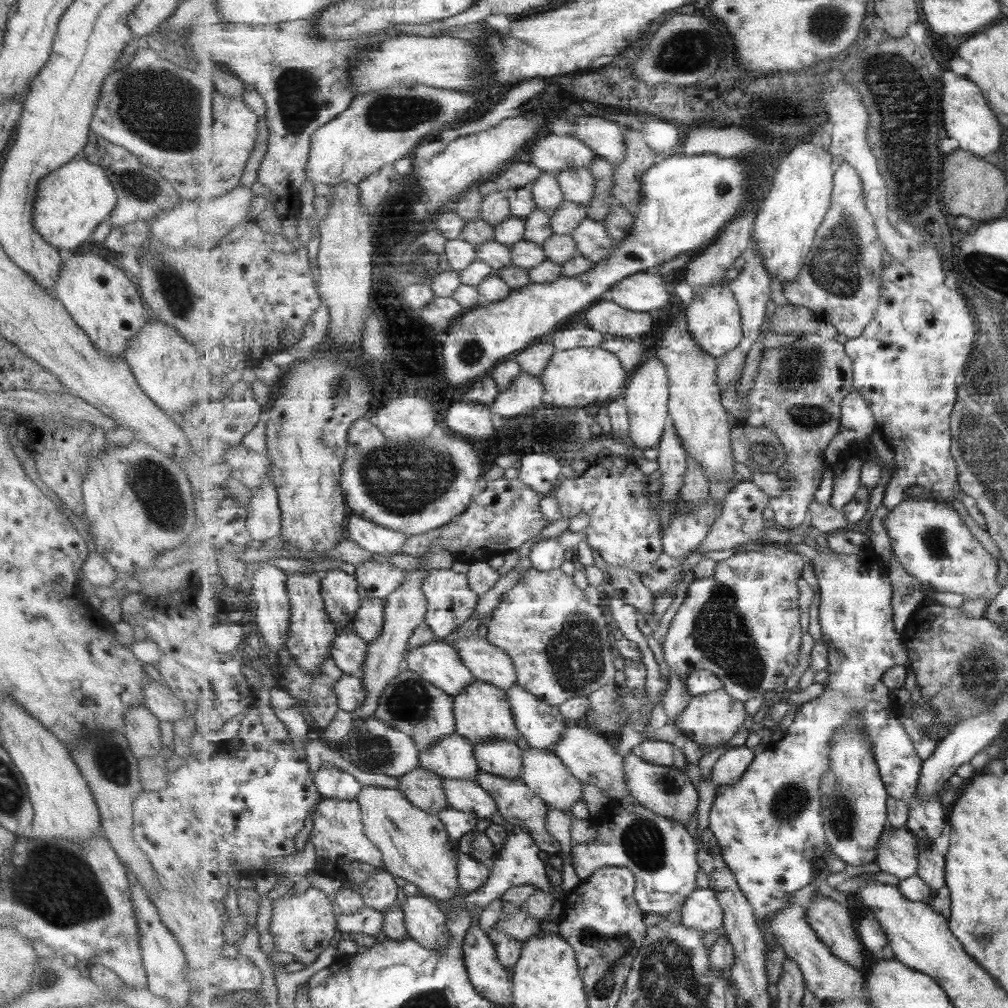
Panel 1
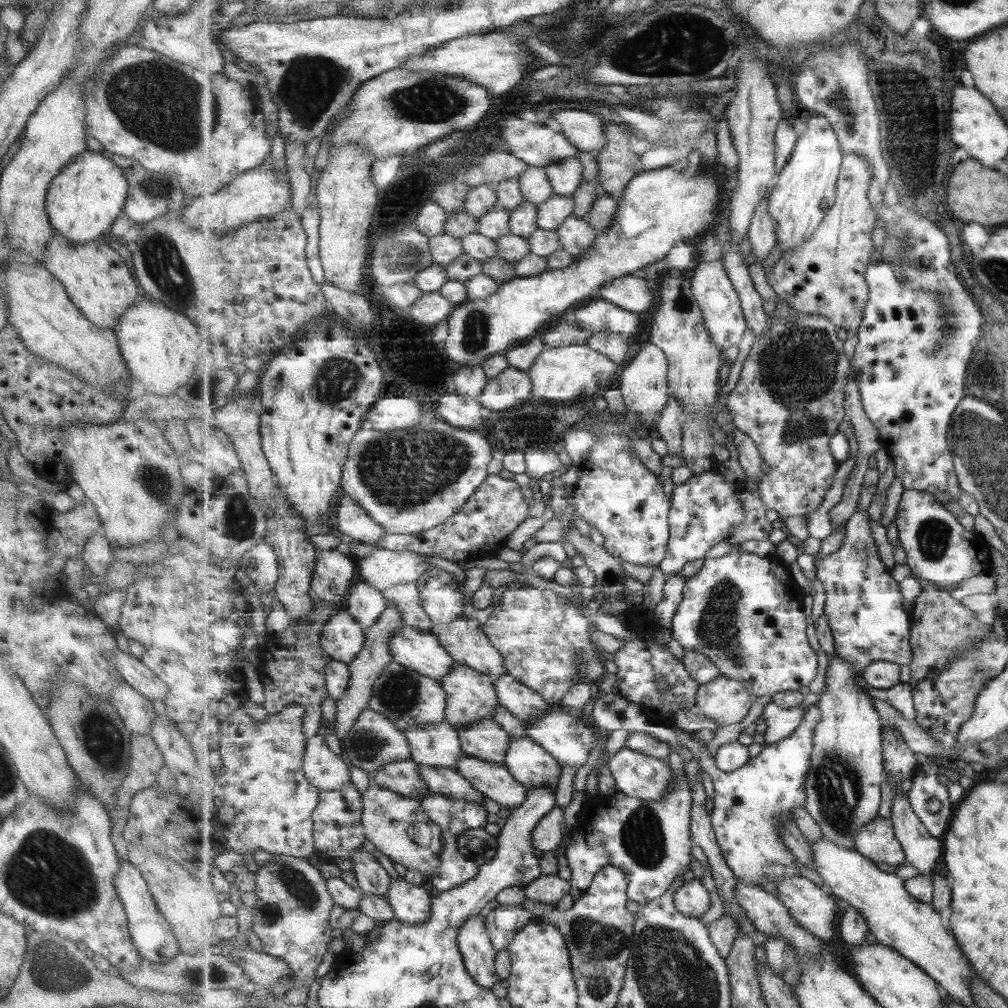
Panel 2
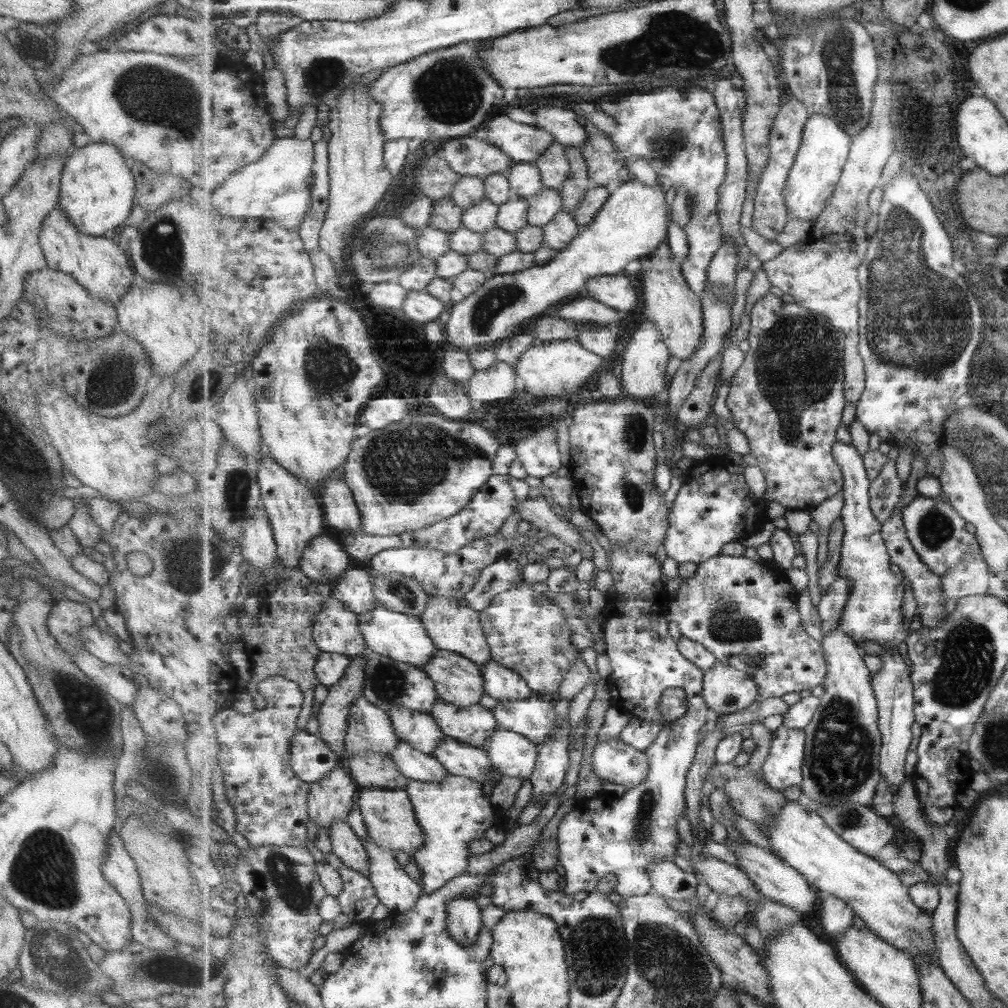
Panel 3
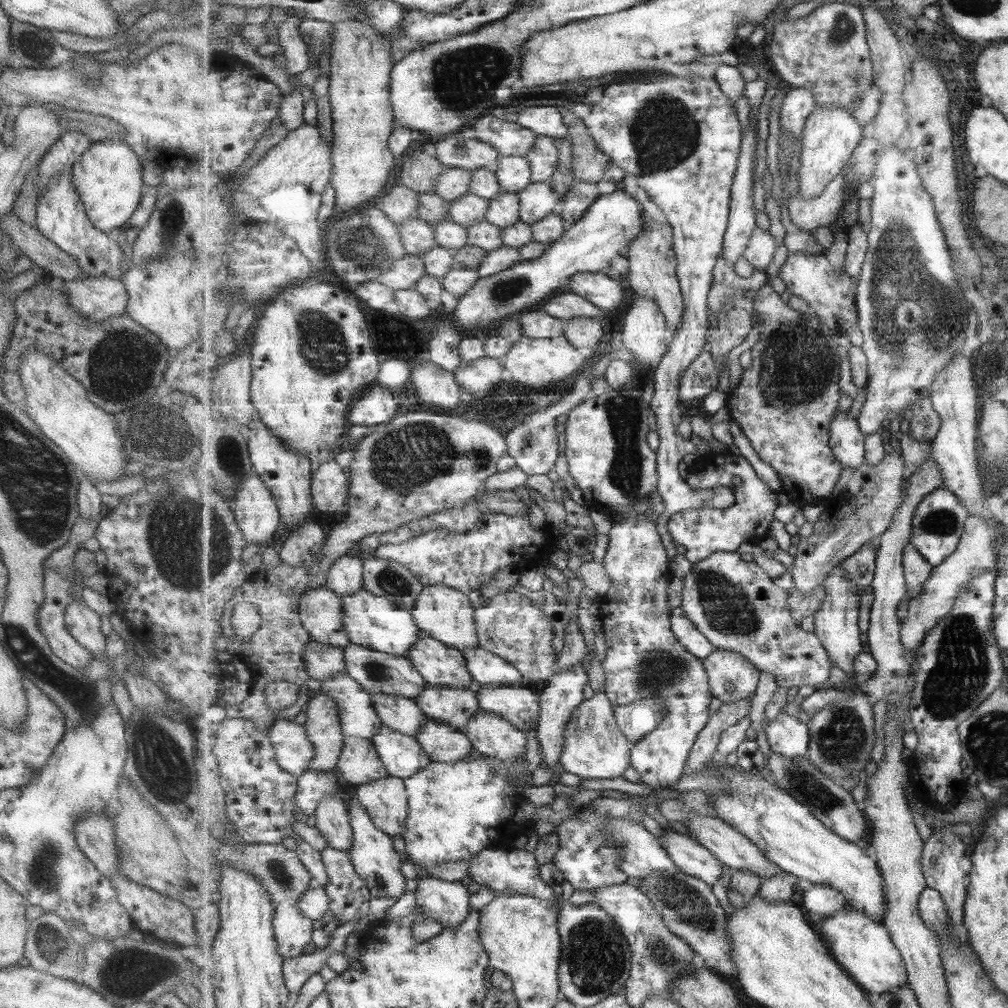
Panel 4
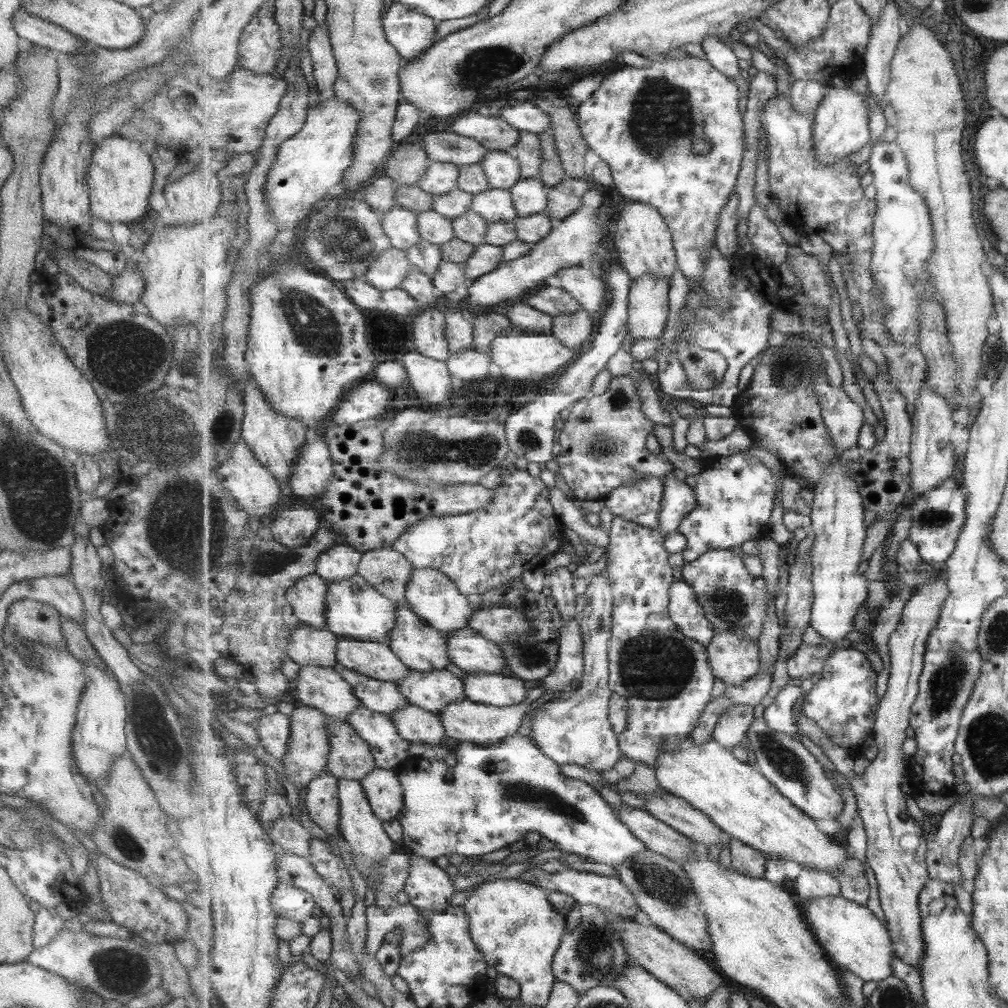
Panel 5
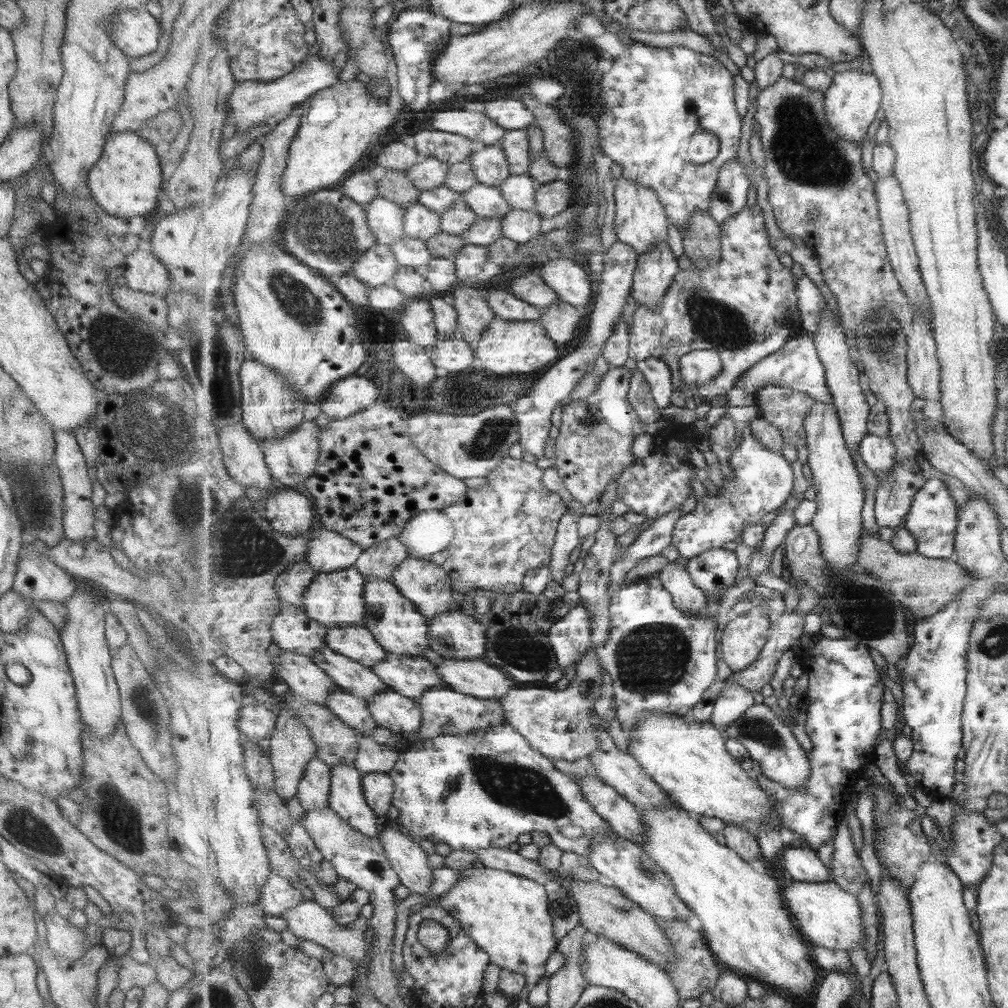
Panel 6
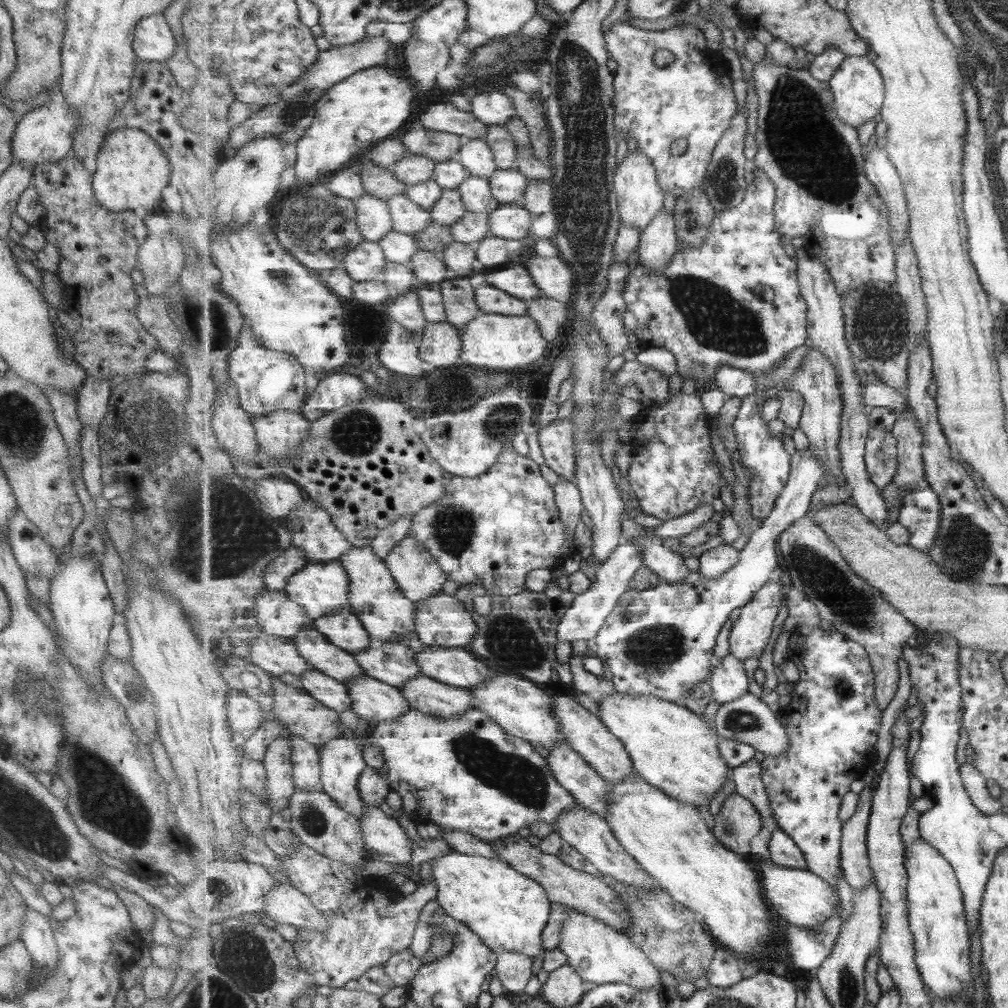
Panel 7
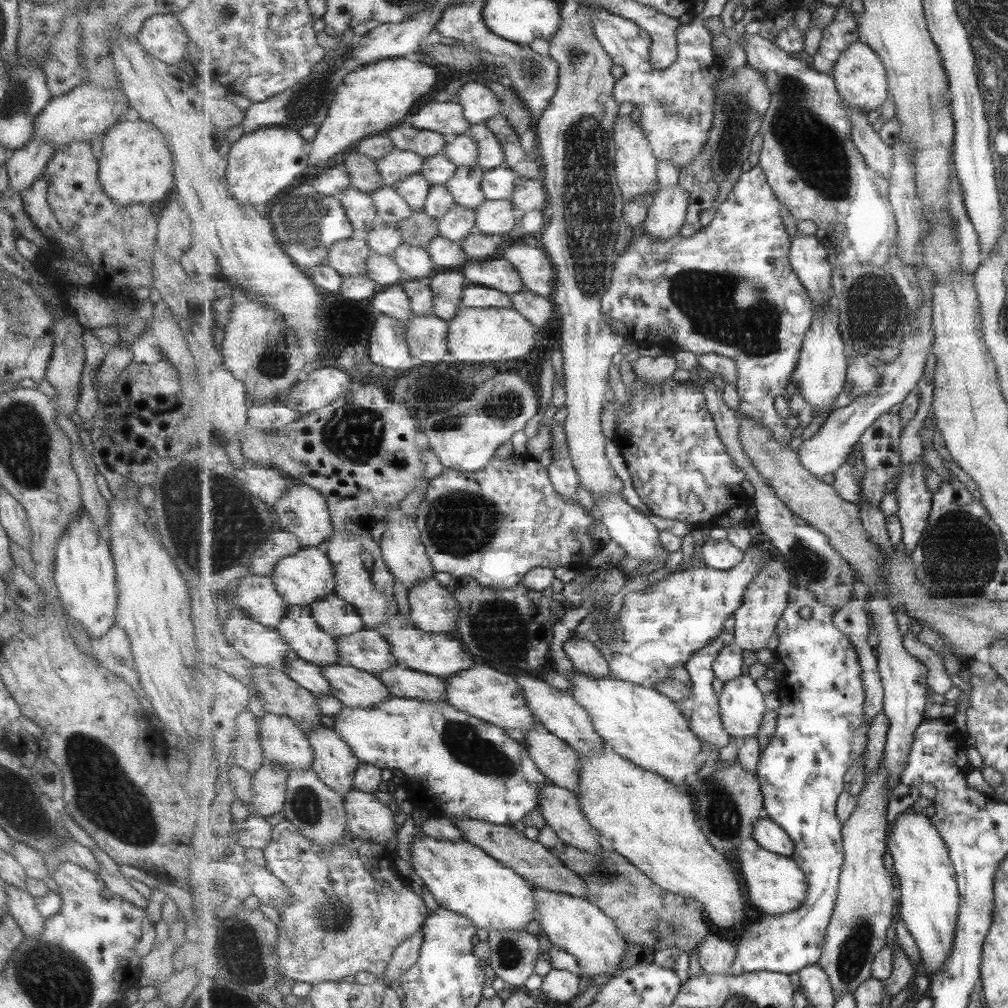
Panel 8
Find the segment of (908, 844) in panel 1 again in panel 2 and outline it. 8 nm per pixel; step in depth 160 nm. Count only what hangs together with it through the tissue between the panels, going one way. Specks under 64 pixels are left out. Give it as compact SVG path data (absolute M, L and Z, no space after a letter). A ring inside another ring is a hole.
M873 818L873 822L856 833L856 848L863 856L894 868L905 866L906 854L901 841L896 837L895 825L891 818Z

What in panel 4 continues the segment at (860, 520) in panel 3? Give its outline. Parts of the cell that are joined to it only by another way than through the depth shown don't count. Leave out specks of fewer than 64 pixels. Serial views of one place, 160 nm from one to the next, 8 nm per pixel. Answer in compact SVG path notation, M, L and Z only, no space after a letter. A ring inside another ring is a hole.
M849 409L846 413L839 411L836 419L831 426L832 451L833 454L842 462L842 466L850 466L851 468L859 468L866 463L866 436L861 431L858 419L852 417Z

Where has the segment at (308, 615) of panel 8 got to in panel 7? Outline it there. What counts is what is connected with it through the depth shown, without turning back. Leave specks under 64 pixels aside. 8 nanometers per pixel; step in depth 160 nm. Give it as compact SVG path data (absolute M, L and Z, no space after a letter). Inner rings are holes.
M314 623L303 629L294 643L306 662L338 682L347 684L365 676L357 657L327 641L327 637L315 629Z

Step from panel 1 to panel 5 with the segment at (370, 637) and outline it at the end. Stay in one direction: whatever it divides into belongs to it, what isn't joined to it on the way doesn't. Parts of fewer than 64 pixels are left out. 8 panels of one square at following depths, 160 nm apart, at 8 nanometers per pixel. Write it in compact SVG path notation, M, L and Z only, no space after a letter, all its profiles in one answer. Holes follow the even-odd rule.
M341 542L321 555L317 574L328 582L341 582L355 576L360 570L364 553Z

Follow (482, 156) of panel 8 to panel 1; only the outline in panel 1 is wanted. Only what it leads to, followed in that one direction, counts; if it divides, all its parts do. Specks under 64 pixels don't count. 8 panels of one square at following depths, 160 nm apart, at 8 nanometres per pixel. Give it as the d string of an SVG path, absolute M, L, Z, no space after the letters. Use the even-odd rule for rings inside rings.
M589 167L567 169L556 174L566 201L589 206L595 199L595 176Z

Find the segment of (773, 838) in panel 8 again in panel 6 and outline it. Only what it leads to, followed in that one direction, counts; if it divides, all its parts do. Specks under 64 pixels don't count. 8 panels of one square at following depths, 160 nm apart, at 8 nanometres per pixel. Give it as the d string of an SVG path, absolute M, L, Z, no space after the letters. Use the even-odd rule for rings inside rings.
M803 845L789 846L782 856L784 868L799 882L827 882L829 870L821 862L817 851Z

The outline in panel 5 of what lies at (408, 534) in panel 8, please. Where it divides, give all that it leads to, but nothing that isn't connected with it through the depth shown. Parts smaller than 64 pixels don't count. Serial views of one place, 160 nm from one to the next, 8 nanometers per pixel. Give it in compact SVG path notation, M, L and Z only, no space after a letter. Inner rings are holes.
M434 568L415 569L405 596L413 612L424 619L429 627L439 630L446 638L451 633L457 633L469 627L476 612L469 598L460 591L460 588L444 572Z

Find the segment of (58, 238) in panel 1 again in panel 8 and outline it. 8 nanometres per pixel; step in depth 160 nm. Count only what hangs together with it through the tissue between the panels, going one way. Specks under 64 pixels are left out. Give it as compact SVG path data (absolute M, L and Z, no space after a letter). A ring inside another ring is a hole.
M125 120L116 122L103 134L103 147L97 156L97 181L113 203L121 207L132 203L150 204L172 193L175 182L172 157L157 128L149 122Z

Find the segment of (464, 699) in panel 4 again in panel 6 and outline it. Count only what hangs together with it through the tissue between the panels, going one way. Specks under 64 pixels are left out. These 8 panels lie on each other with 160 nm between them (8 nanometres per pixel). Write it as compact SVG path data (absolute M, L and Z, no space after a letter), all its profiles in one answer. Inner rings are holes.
M390 654L387 660L372 669L390 689L407 698L419 700L426 690L448 687L443 676L437 674L437 665L423 655Z

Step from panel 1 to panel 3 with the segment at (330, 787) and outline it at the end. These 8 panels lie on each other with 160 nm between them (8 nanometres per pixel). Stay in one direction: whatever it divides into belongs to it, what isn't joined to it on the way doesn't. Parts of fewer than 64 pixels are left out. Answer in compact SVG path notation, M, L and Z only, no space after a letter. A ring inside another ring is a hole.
M298 730L291 739L291 757L296 775L308 783L319 782L339 766L339 756L331 752L327 742L306 730Z

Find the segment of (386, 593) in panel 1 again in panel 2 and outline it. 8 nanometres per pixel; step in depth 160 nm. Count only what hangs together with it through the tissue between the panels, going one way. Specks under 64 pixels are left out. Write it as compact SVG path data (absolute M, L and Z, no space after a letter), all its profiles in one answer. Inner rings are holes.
M375 548L368 557L359 560L360 577L383 593L398 584L416 583L424 572L434 567L423 561L428 557L431 556L410 550L395 552Z

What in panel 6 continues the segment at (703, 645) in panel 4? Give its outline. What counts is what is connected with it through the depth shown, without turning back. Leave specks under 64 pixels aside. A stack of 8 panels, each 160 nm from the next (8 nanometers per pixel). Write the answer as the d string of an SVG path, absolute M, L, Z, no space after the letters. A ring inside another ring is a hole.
M668 563L659 571L665 588L673 596L675 608L687 613L687 615L705 615L707 613L708 597L693 582L686 566L677 563Z

